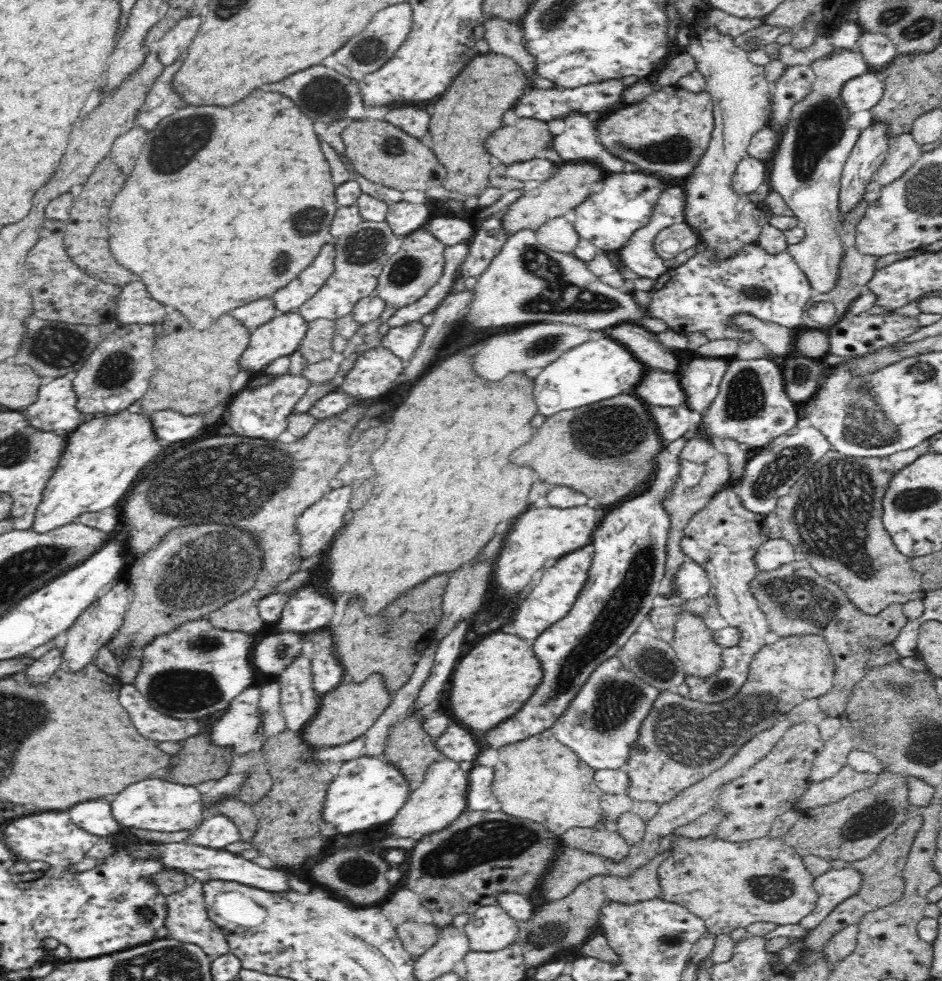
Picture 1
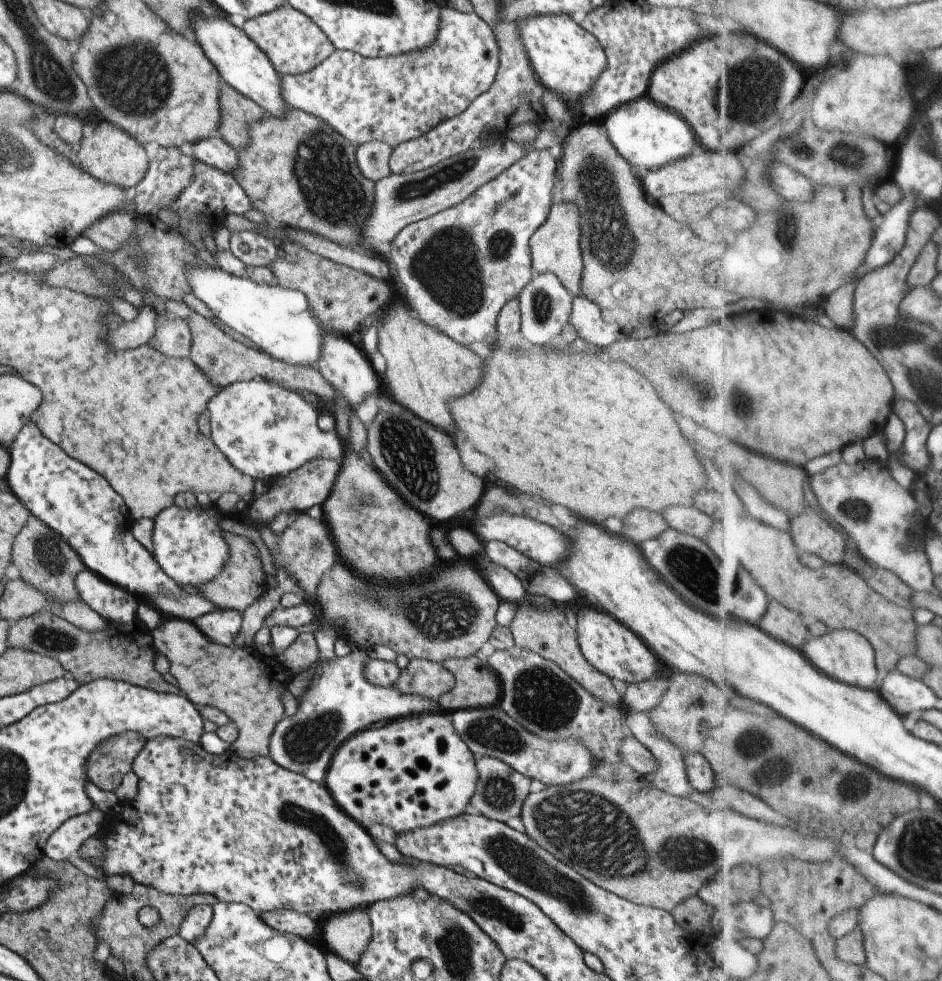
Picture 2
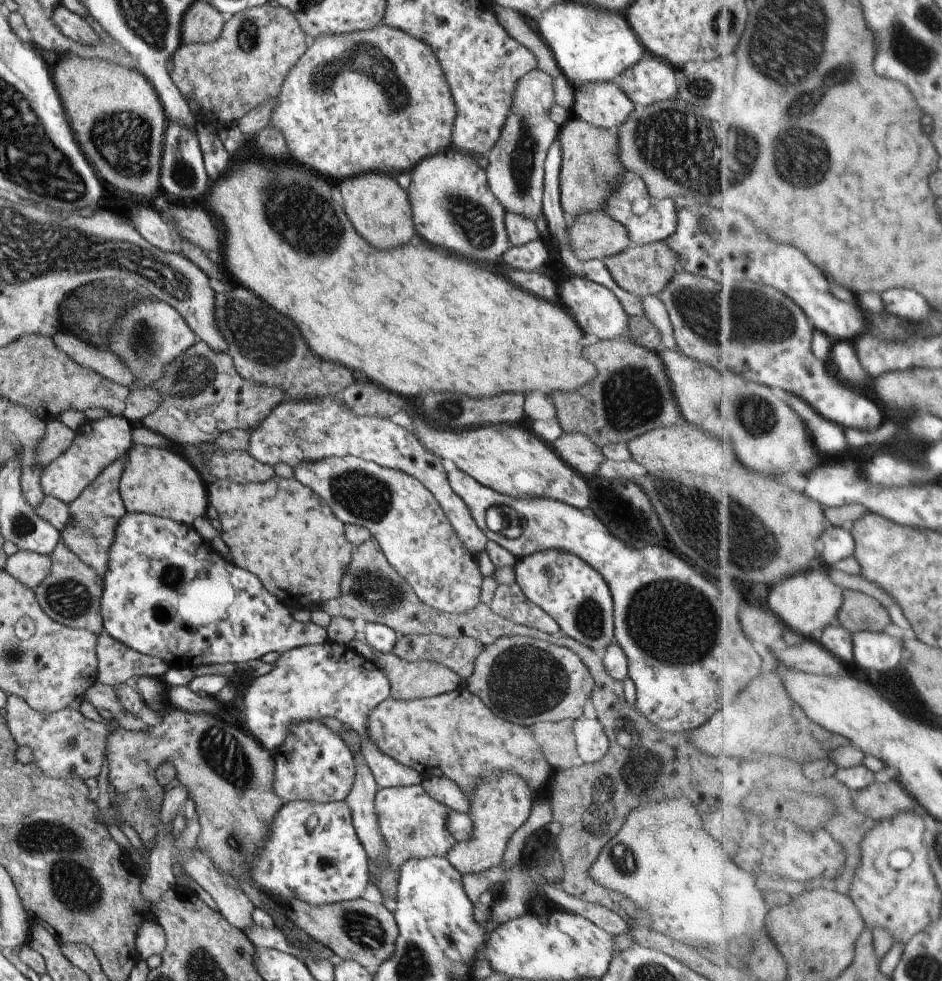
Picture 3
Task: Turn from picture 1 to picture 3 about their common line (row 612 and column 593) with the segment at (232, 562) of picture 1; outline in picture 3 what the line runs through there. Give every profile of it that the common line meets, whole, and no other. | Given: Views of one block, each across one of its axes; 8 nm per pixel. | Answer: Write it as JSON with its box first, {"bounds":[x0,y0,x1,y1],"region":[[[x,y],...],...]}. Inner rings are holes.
{"bounds":[556,115,625,219],"region":[[[570,115],[559,127],[556,139],[560,150],[558,197],[561,210],[571,219],[581,211],[602,210],[602,202],[621,186],[625,172],[616,159],[615,132]]]}

